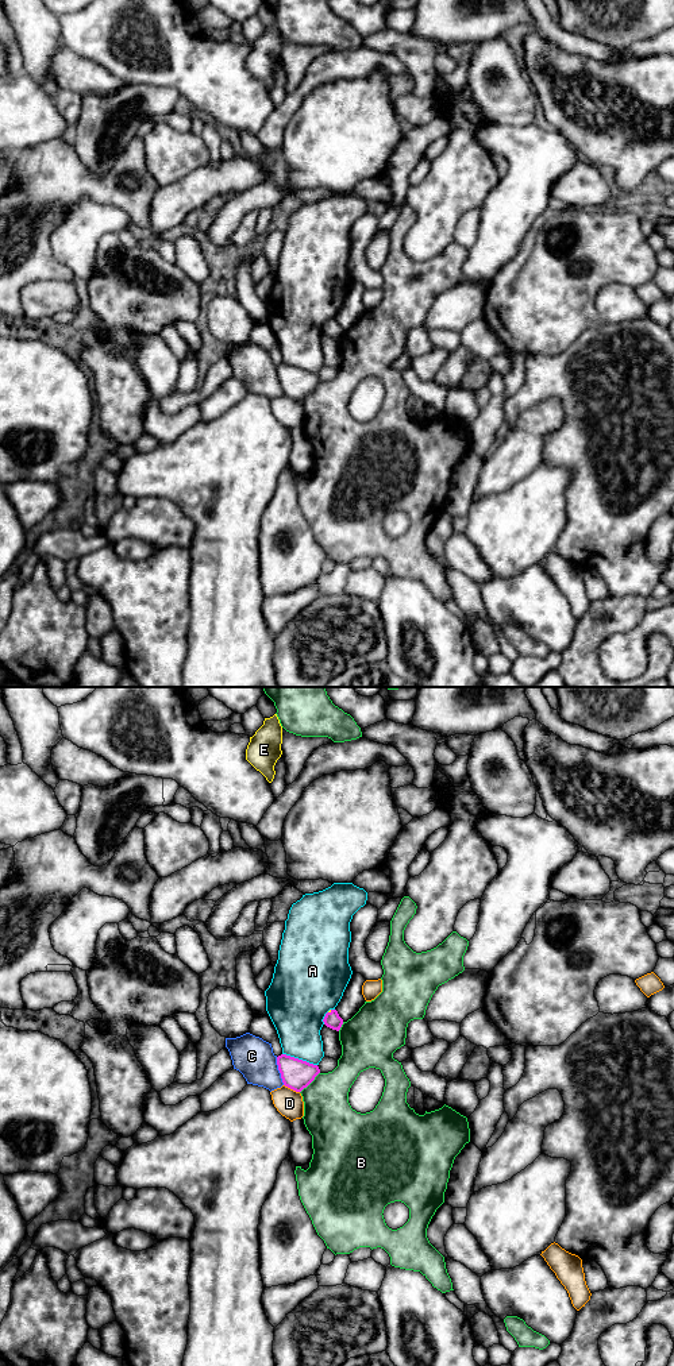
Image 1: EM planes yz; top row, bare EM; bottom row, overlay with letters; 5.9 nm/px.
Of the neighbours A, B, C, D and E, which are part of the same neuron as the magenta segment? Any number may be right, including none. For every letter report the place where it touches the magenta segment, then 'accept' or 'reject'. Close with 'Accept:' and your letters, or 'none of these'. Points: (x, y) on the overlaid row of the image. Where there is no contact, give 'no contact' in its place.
A: yz (300, 1060) | reject
B: yz (309, 1083) | reject
C: yz (278, 1069) | reject
D: yz (292, 1088) | reject
E: yz (331, 1011) | accept
Accept: E

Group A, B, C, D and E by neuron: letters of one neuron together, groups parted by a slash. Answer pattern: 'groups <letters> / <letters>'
groups A / B / C / D / E

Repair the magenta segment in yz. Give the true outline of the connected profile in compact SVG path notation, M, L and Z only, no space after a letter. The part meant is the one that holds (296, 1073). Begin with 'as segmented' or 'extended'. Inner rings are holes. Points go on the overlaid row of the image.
as segmented | M286 1054L277 1057L277 1065L284 1085L296 1092L301 1092L304 1088L307 1088L320 1073L317 1065Z

